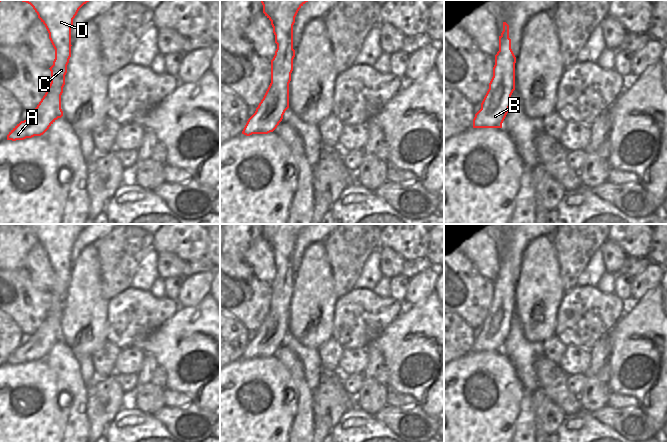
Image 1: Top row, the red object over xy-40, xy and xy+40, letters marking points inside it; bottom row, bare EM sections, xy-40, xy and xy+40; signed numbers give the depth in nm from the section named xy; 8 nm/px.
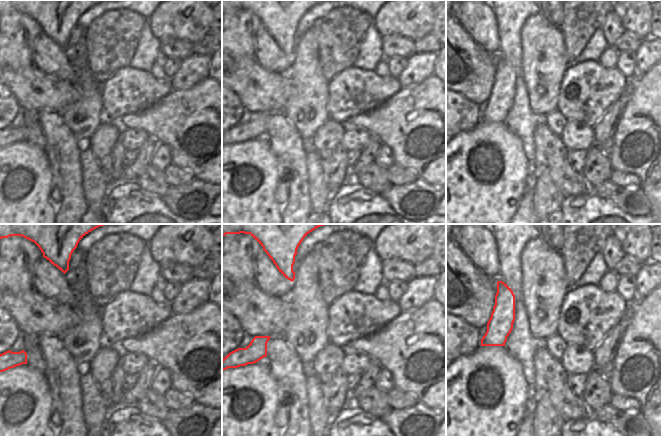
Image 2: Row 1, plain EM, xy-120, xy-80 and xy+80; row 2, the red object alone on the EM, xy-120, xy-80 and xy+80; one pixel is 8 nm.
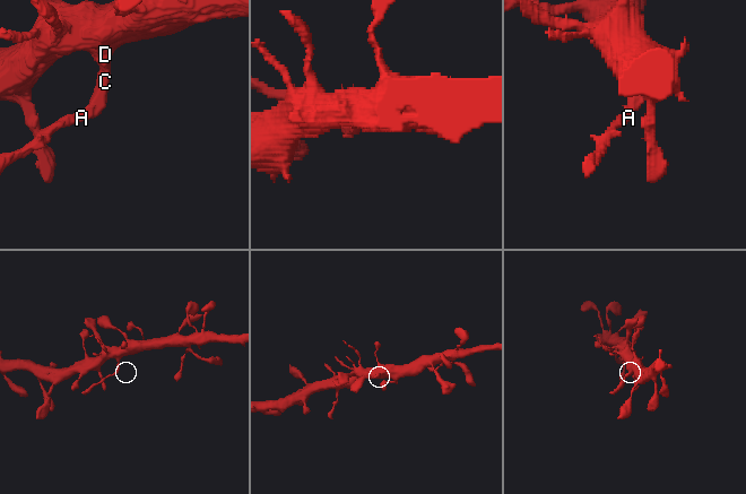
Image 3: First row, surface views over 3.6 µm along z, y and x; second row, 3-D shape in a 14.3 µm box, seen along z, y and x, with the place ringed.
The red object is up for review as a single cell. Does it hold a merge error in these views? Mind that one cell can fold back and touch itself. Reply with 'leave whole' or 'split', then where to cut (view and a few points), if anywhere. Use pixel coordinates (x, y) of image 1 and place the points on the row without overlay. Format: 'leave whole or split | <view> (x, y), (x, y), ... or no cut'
split | xy+40 (501, 259), (506, 266), (505, 278), (515, 283)

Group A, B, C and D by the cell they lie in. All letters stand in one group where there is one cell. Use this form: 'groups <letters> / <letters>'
groups A B C / D

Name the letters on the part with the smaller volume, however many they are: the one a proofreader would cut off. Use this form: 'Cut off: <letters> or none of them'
Cut off: A, B, C

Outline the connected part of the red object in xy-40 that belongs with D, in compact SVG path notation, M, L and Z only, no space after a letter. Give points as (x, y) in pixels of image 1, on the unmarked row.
M20 224L30 228L45 249L55 280L71 281L71 251L79 233L89 224Z

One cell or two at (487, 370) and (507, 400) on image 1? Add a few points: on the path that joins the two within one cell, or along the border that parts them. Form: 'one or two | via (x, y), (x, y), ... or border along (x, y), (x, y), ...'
one | via (493, 377), (500, 393)

